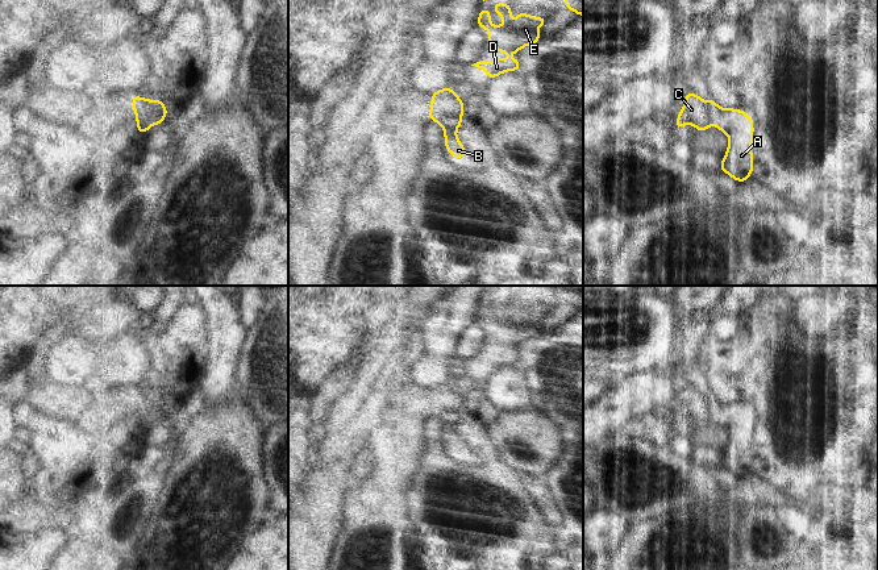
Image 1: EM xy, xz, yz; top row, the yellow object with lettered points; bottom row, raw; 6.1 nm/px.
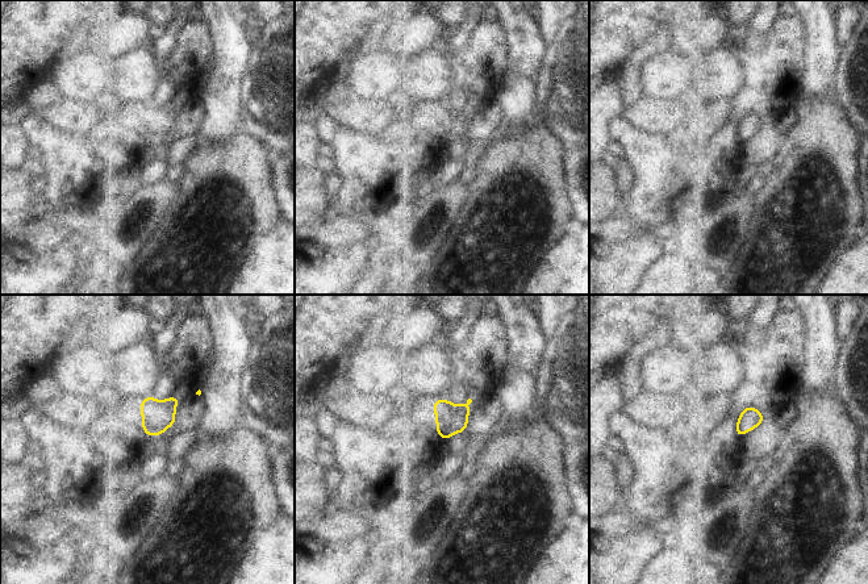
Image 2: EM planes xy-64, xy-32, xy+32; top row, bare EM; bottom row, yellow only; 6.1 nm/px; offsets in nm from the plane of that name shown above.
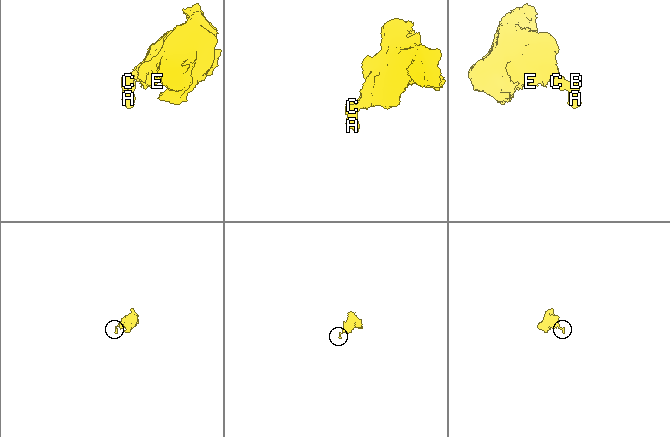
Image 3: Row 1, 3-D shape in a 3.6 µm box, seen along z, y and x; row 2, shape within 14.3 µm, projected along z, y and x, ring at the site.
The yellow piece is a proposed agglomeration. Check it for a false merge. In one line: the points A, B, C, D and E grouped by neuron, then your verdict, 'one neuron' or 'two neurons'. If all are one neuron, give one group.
A B / C D E; two neurons

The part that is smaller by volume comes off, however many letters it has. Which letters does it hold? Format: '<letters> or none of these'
A, B

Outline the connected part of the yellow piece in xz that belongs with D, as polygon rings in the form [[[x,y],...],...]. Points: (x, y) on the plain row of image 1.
[[[494,354],[486,358],[477,357],[471,361],[486,365],[491,376],[495,371],[498,371],[499,369],[504,366],[520,365],[520,355],[519,354]]]

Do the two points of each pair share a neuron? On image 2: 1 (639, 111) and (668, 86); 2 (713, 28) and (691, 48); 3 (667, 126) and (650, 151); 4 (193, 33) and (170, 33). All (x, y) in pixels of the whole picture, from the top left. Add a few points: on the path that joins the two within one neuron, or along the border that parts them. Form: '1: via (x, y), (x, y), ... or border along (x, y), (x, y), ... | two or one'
1: border along (643, 96), (662, 100), (684, 100) | two
2: via (708, 33), (696, 42) | one
3: border along (633, 125), (646, 132), (656, 132), (672, 137) | two
4: border along (191, 20), (179, 34), (176, 46), (165, 61) | two

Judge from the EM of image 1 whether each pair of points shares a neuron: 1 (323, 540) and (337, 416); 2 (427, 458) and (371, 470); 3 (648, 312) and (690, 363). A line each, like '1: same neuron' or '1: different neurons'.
1: same neuron
2: different neurons
3: different neurons

